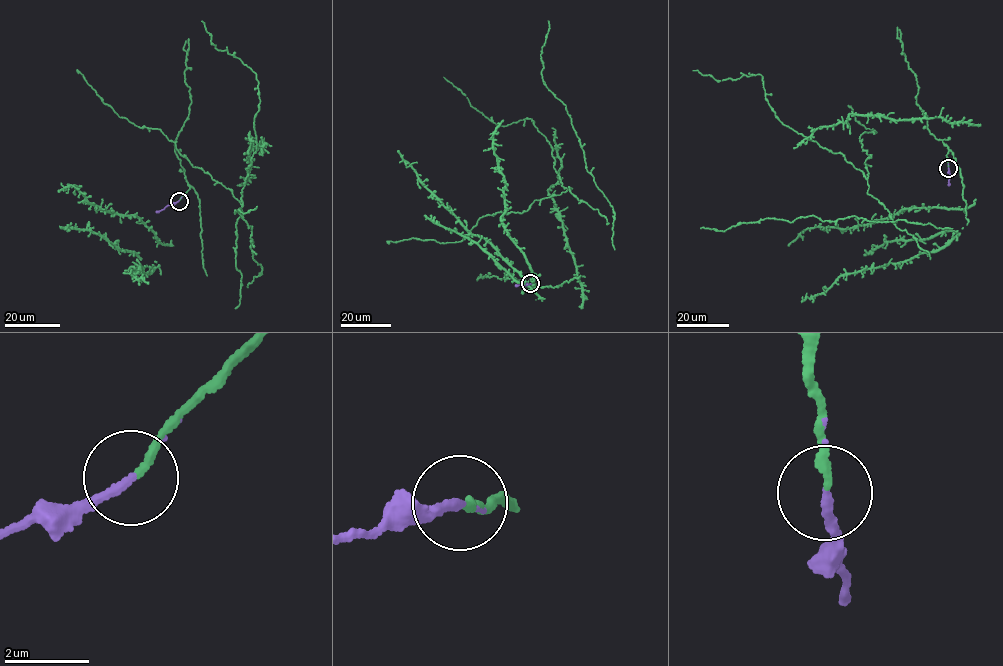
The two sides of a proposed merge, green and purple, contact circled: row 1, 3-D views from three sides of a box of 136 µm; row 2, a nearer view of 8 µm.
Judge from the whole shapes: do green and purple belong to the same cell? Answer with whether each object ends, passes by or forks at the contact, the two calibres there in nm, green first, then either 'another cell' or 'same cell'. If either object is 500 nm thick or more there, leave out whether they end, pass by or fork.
green ends | purple ends | 180/220 nm | same cell

